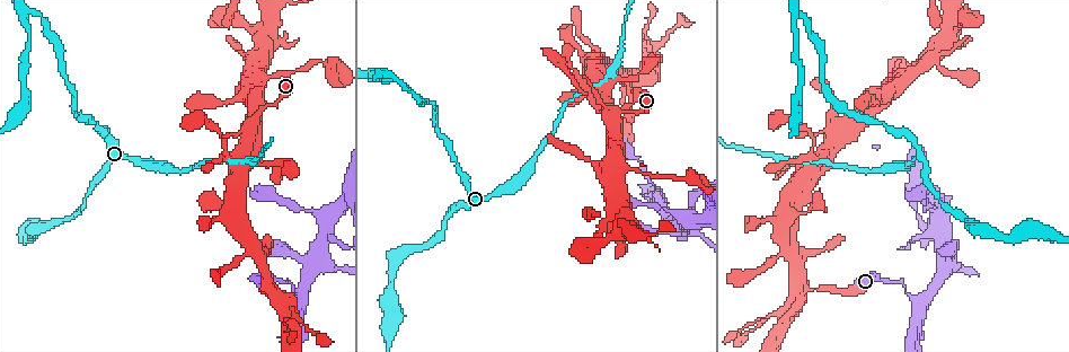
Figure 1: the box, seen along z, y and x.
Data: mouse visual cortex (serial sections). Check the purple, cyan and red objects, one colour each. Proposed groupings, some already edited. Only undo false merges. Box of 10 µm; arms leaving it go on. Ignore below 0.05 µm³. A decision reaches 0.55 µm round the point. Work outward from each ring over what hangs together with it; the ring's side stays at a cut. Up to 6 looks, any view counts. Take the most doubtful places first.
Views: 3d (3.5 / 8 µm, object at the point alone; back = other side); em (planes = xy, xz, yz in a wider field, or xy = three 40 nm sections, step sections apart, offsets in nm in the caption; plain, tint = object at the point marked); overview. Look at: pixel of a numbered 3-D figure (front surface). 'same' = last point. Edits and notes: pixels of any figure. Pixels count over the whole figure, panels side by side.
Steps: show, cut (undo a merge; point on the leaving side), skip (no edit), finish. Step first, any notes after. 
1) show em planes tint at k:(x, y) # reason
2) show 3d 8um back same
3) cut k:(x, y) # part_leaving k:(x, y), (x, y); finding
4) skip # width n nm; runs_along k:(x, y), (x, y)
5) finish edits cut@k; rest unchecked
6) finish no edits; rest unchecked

show 3d 3.5um at 1:(22, 22) # three-way junction

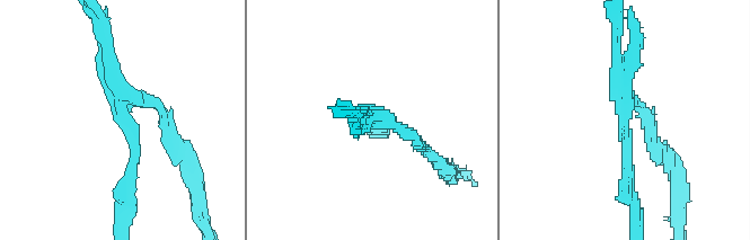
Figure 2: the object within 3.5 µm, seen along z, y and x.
show em xy step 1 tint at 2:(375, 121) # arms 3; arm_widths 200, 200, 250 nm; need the tissue

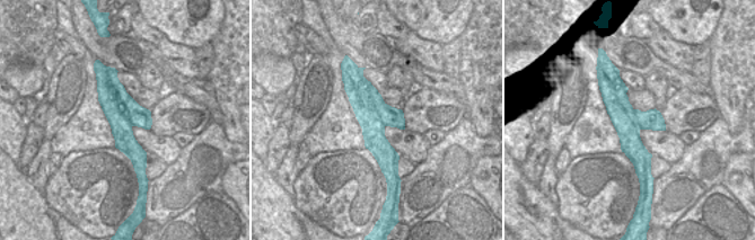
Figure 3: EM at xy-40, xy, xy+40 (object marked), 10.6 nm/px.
show em planes tint same # cut it another way

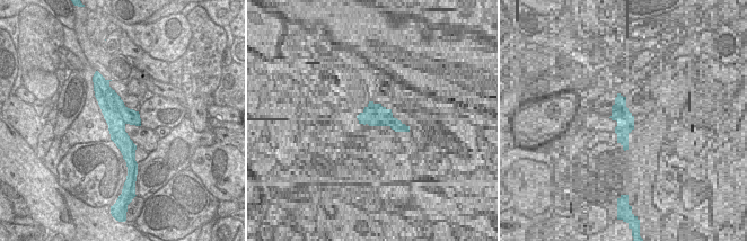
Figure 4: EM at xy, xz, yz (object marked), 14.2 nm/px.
cut 2:(637, 37) # part_leaving 2:(627, 101), (625, 195), (634, 205); two cells meet here

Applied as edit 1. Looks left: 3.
show 3d 3.5um back at 1:(939, 213)

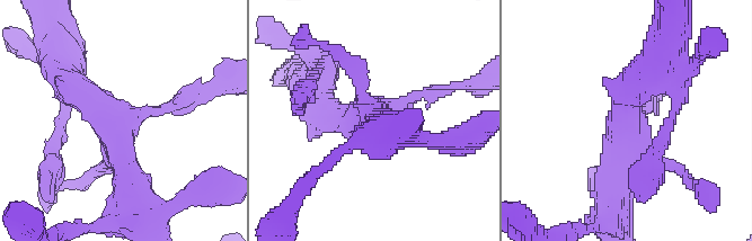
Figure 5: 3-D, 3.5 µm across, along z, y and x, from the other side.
show em xy step 5 tint at 5:(132, 117) # arms 4; arm_widths 150, 200, 450, 500 nm; shape alone is not enough

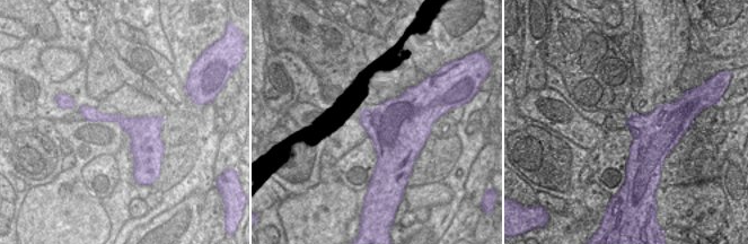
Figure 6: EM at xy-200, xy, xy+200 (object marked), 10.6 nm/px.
skip # runs_along 5:(131, 197), (117, 127), (62, 79); one cell here

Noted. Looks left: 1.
finish edits cut@2; rest unchecked

